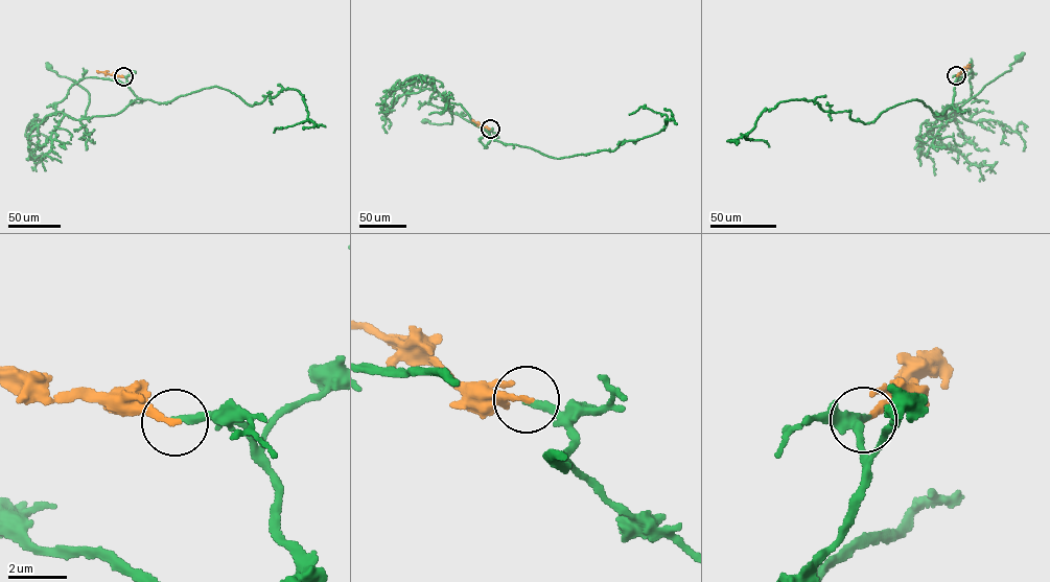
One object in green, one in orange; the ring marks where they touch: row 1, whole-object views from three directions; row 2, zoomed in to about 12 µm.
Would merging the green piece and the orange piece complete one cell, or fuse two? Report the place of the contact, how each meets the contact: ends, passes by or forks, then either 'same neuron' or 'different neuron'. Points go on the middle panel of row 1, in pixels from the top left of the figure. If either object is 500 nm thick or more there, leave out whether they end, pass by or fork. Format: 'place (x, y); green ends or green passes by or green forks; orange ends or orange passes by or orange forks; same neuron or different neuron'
place (490, 129); green ends; orange ends; same neuron

